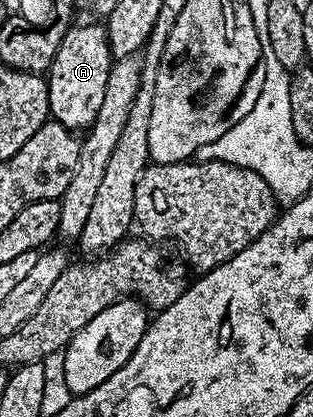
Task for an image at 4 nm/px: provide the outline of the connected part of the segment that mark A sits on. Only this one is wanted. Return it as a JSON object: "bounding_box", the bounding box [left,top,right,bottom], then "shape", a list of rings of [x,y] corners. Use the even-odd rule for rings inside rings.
{"bounding_box":[48,22,112,130],"shape":[[[100,22],[73,23],[54,54],[54,62],[48,67],[48,107],[51,119],[73,130],[86,130],[98,118],[102,98],[106,95],[106,78],[110,74],[112,52],[108,49],[108,34]]]}

